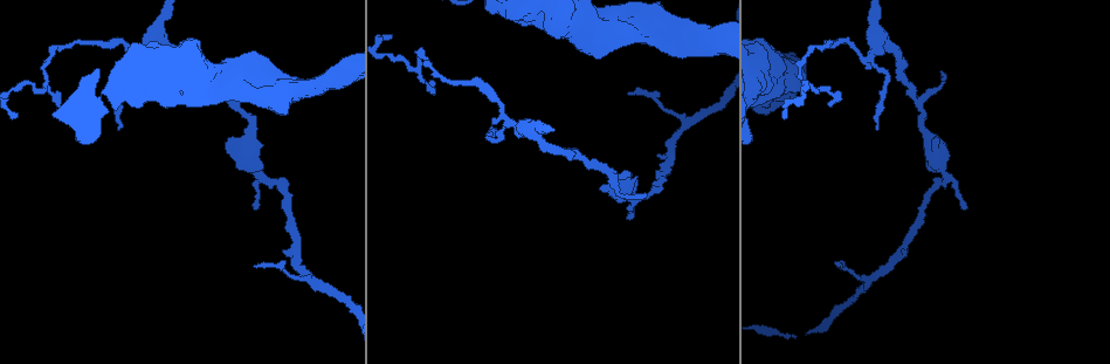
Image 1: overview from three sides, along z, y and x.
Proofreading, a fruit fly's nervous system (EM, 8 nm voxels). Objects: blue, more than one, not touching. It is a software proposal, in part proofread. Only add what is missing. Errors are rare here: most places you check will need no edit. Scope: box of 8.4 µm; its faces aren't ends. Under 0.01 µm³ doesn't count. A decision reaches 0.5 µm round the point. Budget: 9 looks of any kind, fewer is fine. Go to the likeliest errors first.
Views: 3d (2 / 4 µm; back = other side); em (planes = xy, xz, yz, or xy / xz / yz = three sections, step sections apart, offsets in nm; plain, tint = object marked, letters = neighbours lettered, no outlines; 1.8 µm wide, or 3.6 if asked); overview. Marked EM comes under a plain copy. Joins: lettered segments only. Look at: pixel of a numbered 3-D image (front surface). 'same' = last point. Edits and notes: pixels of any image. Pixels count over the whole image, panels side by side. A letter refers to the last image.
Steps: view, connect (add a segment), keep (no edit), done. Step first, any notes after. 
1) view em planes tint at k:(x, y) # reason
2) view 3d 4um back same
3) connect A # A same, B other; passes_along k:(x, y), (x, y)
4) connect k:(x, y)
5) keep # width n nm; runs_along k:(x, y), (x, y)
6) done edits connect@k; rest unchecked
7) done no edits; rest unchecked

view 3d 2um at 1:(876, 65) # three arms meet

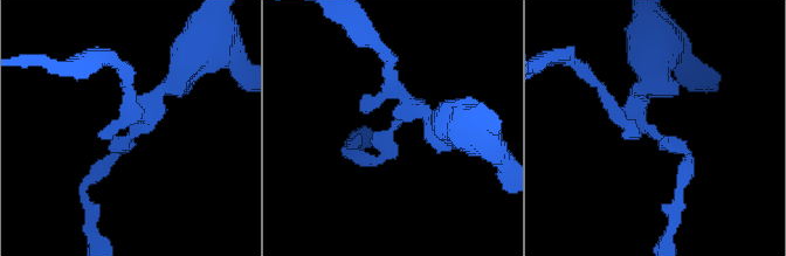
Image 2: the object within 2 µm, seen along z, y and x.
view em planes letters at 2:(135, 132) # arms 3

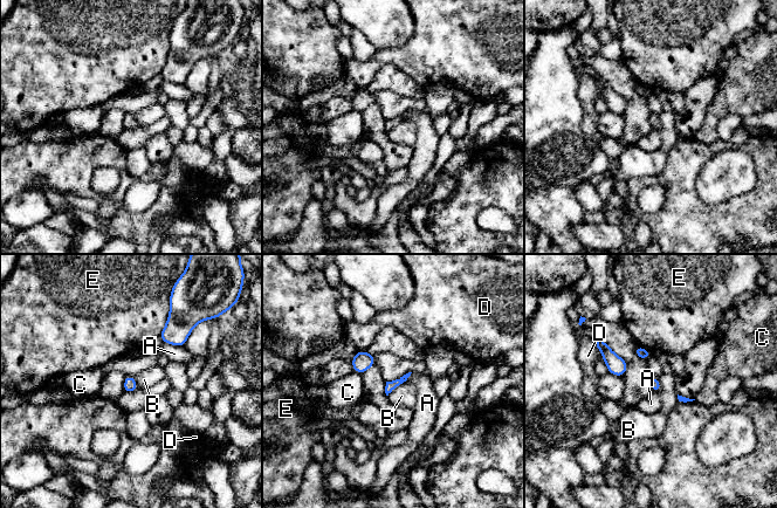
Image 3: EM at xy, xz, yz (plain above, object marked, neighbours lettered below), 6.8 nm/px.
keep # width 70 nm; A other, B other, C other, D other, E other; border 3:(405, 380), (387, 396); none of them fits

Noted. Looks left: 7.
view em planes letters at 1:(58, 105) # an open end

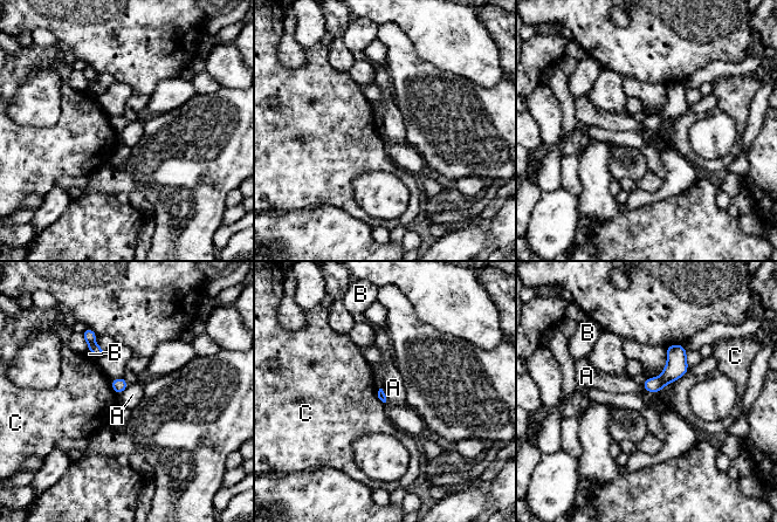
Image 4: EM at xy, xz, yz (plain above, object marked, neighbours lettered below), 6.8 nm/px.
keep # A other, B other, C other; border 4:(641, 384), (646, 390), (658, 392); none of them fits

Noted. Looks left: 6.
view em 3.6um xy step 8 tint at 1:(578, 33) # thick turns thin

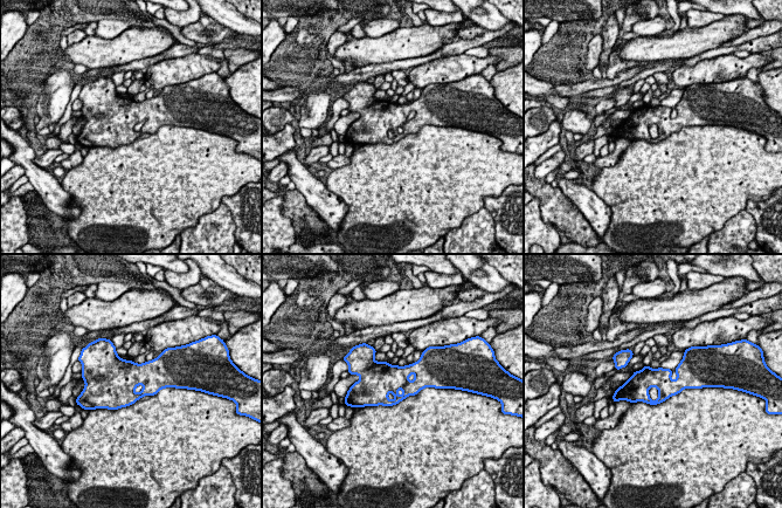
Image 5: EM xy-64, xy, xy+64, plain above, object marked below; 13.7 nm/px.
view em 3.6um planes tint same

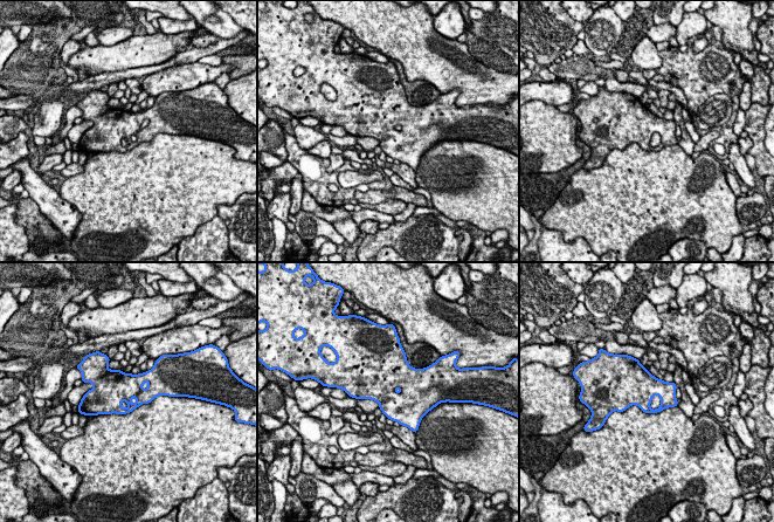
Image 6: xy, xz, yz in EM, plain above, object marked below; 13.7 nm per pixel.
view em 3.6um planes letters same

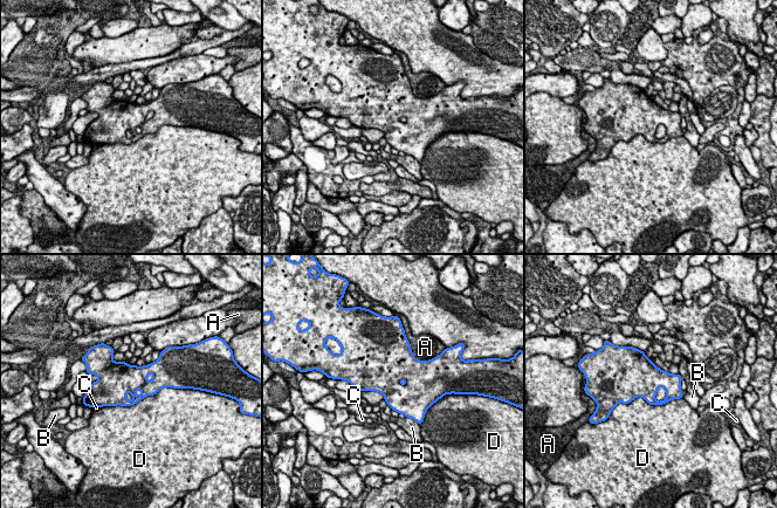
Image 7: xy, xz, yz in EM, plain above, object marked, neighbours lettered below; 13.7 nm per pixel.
keep # A other, B other, C other, D other; border 7:(171, 386), (130, 405), (100, 407); no lettered segment goes on from it

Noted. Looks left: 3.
view em xz step 8 letters at 1:(688, 122) # arms part here

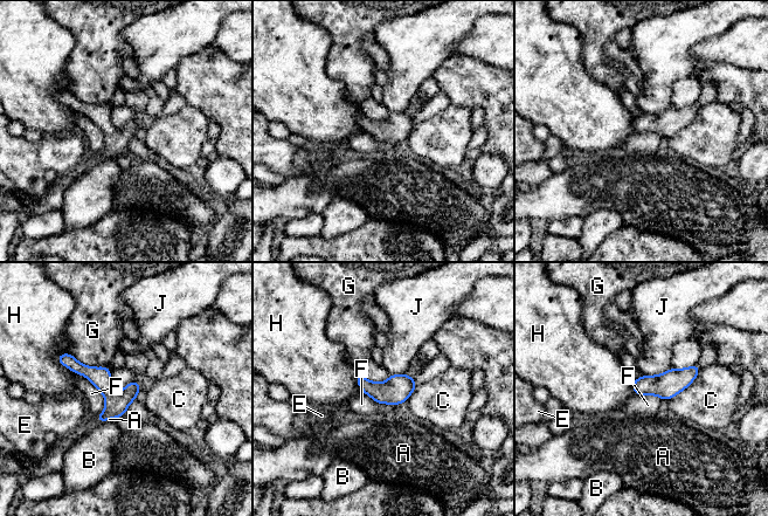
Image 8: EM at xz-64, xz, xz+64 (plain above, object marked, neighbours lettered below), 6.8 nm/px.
keep # A other, B other, C other, E other, F other, G other, H other, J other; runs_along 8:(62, 358), (113, 394), (137, 389); no lettered segment goes on from it

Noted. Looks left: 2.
done no edits; rest unchecked

